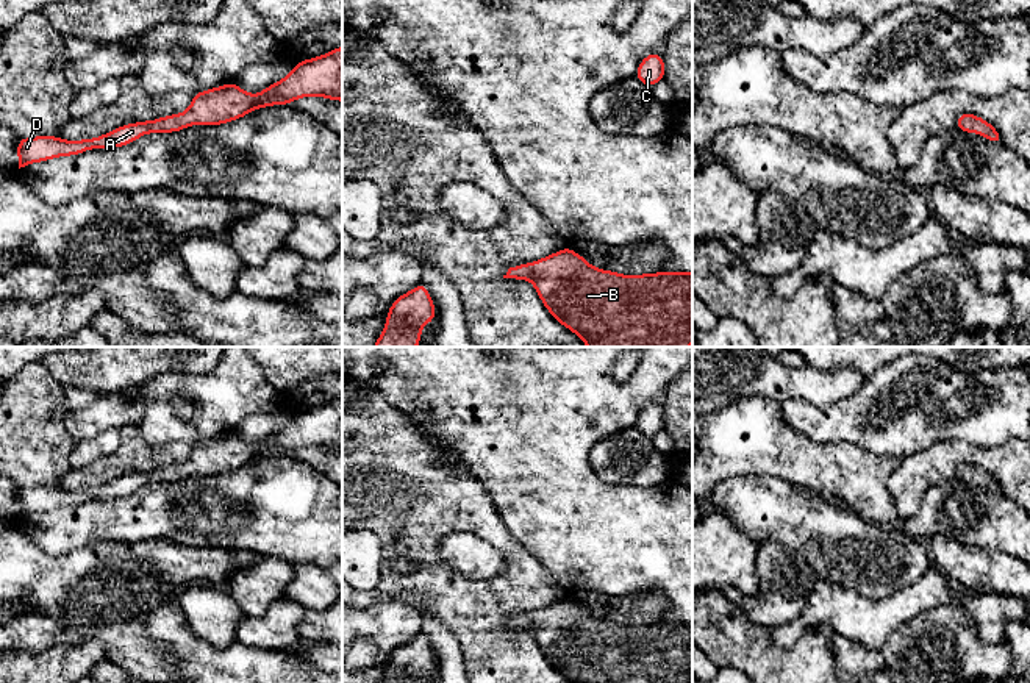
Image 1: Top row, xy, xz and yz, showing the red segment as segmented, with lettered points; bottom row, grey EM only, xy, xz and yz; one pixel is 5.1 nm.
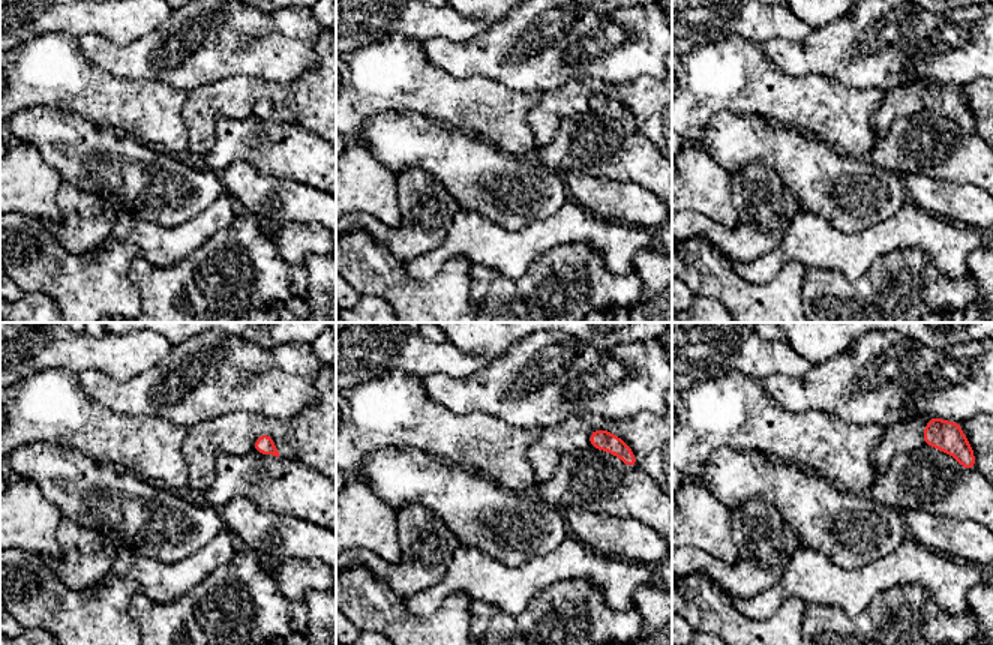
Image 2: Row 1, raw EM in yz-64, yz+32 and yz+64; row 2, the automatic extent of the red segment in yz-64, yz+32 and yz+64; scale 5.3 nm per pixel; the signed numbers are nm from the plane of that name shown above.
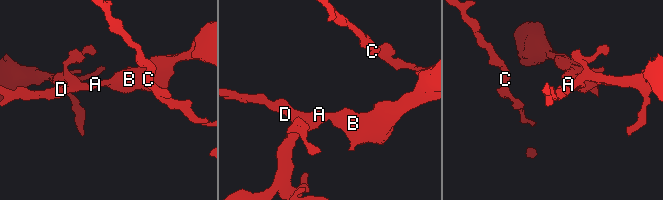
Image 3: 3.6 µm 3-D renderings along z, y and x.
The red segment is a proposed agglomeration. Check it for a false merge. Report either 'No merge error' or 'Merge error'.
No merge error

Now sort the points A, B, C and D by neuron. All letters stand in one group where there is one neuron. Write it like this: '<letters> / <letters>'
A B C D

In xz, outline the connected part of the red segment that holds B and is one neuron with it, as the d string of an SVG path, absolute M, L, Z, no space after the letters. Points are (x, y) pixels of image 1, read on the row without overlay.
M566 595L545 608L510 617L503 628L528 630L552 667L572 683L692 683L692 622L617 624L594 617Z

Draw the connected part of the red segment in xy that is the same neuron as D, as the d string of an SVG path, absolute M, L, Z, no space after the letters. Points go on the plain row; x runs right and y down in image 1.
M342 395L322 406L299 411L284 428L255 445L233 431L194 444L189 458L181 464L127 474L97 488L78 491L58 486L22 488L17 492L19 519L58 506L80 505L92 499L130 495L150 483L175 483L192 475L224 475L258 458L288 456L302 447L324 447L342 452Z

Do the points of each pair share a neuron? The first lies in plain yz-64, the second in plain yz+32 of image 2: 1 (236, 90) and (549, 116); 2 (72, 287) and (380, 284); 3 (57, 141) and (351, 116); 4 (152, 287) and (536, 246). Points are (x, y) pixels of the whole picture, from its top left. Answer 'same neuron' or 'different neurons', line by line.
1: same neuron
2: same neuron
3: different neurons
4: different neurons

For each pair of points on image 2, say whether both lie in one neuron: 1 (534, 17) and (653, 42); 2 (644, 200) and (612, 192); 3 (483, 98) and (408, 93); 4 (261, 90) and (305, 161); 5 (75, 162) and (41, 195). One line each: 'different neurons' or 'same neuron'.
1: same neuron
2: same neuron
3: same neuron
4: different neurons
5: different neurons

